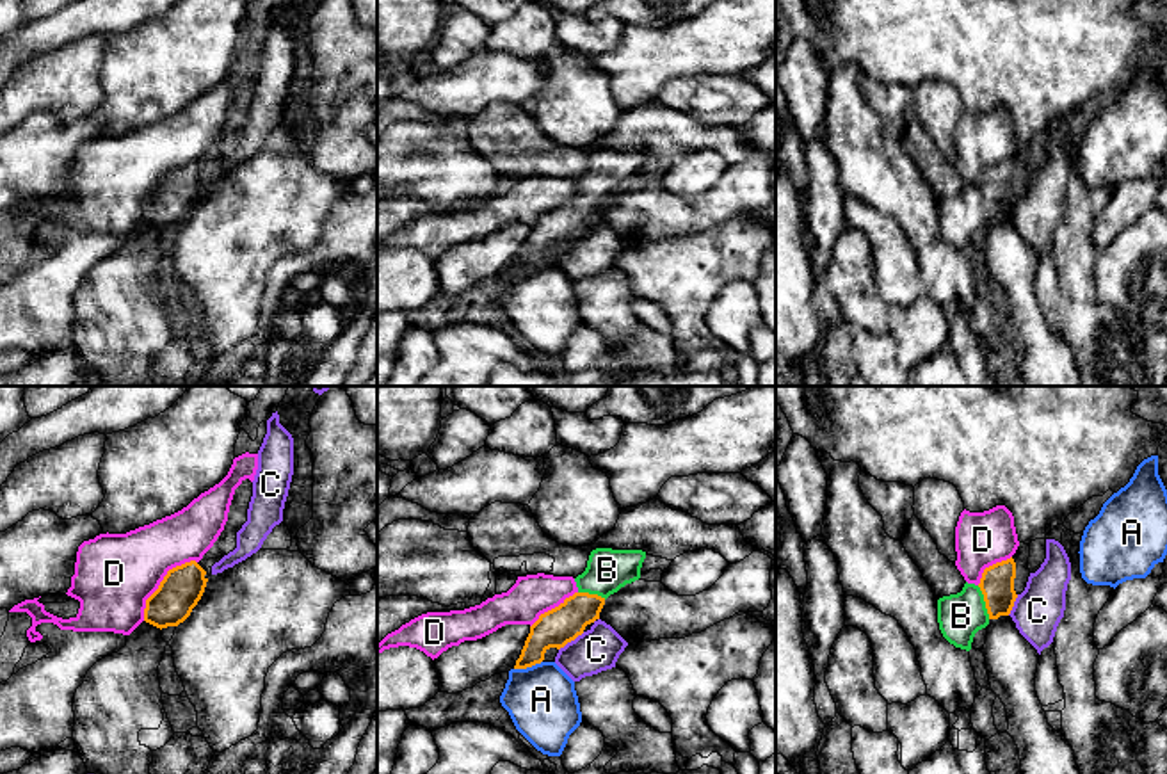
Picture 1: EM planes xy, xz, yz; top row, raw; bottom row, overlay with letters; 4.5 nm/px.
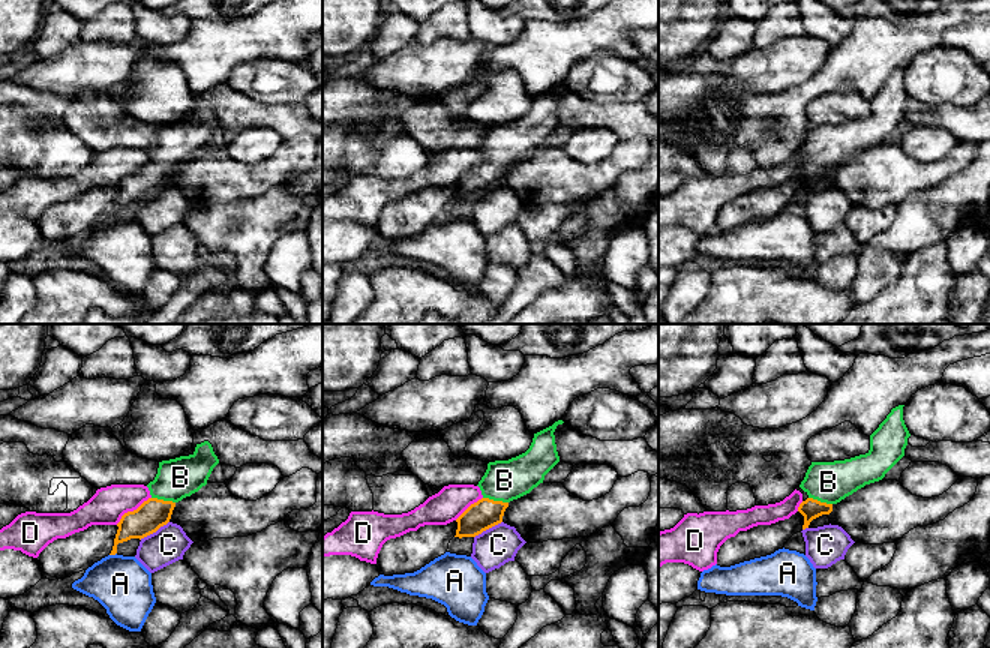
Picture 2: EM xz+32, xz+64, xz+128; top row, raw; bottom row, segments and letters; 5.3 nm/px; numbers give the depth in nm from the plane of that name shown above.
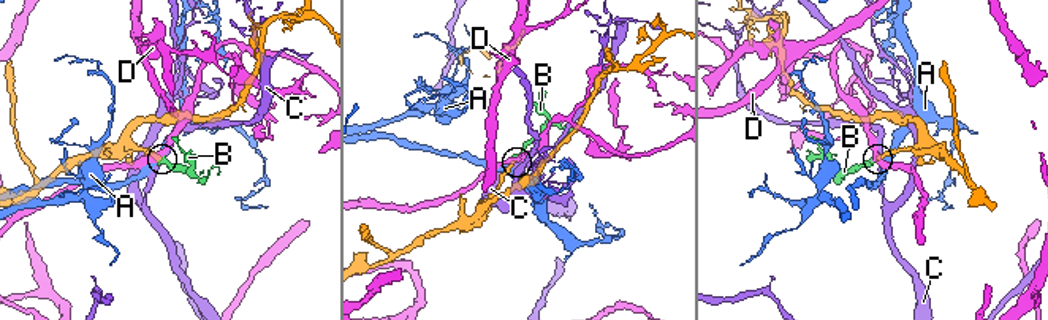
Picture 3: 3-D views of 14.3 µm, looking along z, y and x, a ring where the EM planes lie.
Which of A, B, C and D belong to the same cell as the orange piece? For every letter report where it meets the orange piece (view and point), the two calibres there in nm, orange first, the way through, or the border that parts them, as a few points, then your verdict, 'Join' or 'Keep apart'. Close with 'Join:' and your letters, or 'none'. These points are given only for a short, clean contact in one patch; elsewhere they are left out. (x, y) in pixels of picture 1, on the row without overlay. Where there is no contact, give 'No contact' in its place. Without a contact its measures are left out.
A: Touches orange at xz (527, 267). Thickness 170 nm (orange) against 320 nm. Boundary: xz (541, 262), (515, 271). Keep apart
B: Touches orange at yz (984, 201). Thickness 160 nm (orange) against 200 nm. Path across: yz (997, 185), (984, 201), (961, 217). Join
C: Touches orange at xz (571, 241). Thickness 170 nm (orange) against 200 nm. Keep apart
D: Touches orange at xy (160, 184). Thickness 190 nm (orange) against 360 nm. Boundary: xy (194, 161), (177, 166), (168, 173), (146, 201), (143, 221). Keep apart
Join: B

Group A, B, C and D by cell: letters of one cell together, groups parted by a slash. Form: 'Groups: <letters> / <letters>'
Groups: A / B / C / D

